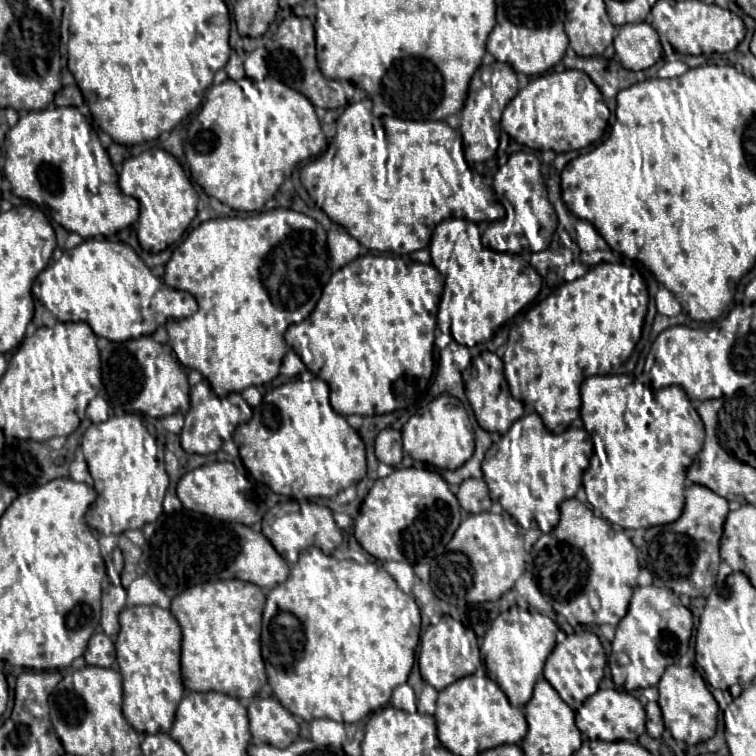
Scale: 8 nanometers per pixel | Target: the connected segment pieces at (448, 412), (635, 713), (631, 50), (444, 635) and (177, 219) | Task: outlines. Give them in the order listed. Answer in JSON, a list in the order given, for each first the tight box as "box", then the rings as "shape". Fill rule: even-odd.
[{"box":[401,394,475,470],"shape":[[[443,394],[411,416],[401,430],[404,453],[435,468],[455,470],[465,464],[475,450],[475,442],[469,416],[463,404],[457,404],[457,398]]]},{"box":[575,690,645,742],"shape":[[[597,690],[585,704],[575,712],[575,722],[585,739],[627,740],[635,742],[645,732],[645,710],[639,700],[621,690]]]},{"box":[613,22,661,70],"shape":[[[647,22],[621,26],[613,47],[616,58],[627,70],[645,70],[661,56],[659,36]]]},{"box":[419,616,481,690],"shape":[[[443,616],[439,624],[431,624],[421,636],[421,652],[419,652],[419,670],[423,680],[427,680],[433,688],[443,690],[453,684],[461,676],[473,674],[481,666],[481,654],[477,636],[471,628],[463,626],[459,620],[451,616]]]},{"box":[119,148,197,252],"shape":[[[149,148],[139,156],[127,158],[119,174],[119,186],[141,204],[137,238],[141,248],[147,252],[161,252],[179,242],[197,214],[197,192],[193,184],[185,176],[181,164],[161,148]]]}]

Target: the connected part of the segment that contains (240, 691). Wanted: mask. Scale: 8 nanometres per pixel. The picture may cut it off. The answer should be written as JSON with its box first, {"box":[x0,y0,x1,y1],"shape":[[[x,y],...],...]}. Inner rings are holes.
{"box":[171,580,267,698],"shape":[[[213,580],[197,584],[171,600],[171,614],[181,624],[181,677],[189,692],[223,692],[251,698],[267,682],[261,658],[261,612],[265,594],[243,580]]]}

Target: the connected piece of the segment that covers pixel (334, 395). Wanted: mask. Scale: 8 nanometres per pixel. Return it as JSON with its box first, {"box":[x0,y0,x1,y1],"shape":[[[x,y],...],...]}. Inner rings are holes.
{"box":[285,256,443,416],"shape":[[[359,256],[331,276],[311,316],[301,323],[289,326],[285,332],[285,342],[299,354],[299,358],[305,362],[311,373],[329,384],[331,406],[343,416],[387,414],[405,408],[409,402],[413,402],[411,406],[419,406],[435,369],[435,304],[439,304],[441,288],[443,276],[433,264],[407,262],[404,258],[395,256]],[[415,380],[419,382],[419,394],[407,392],[407,388],[413,388],[411,382]]]}

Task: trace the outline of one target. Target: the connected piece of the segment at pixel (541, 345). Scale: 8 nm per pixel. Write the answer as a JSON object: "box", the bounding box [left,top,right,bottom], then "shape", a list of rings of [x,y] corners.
{"box":[502,264,649,434],"shape":[[[597,264],[593,266],[585,276],[577,278],[575,282],[567,282],[563,284],[557,292],[553,292],[551,296],[547,296],[545,300],[541,300],[539,304],[535,304],[533,308],[519,313],[515,319],[513,326],[509,332],[508,341],[506,344],[506,351],[502,358],[504,364],[504,376],[507,380],[511,395],[520,400],[526,411],[530,414],[536,412],[541,416],[543,424],[547,426],[547,430],[551,430],[553,434],[561,434],[569,428],[569,424],[579,416],[579,408],[581,408],[581,400],[579,400],[579,386],[585,378],[589,378],[591,374],[613,374],[627,358],[629,354],[633,352],[637,340],[641,338],[641,328],[643,328],[643,318],[645,318],[645,312],[647,312],[647,306],[649,302],[649,294],[646,283],[641,274],[634,268],[629,268],[625,264]]]}

